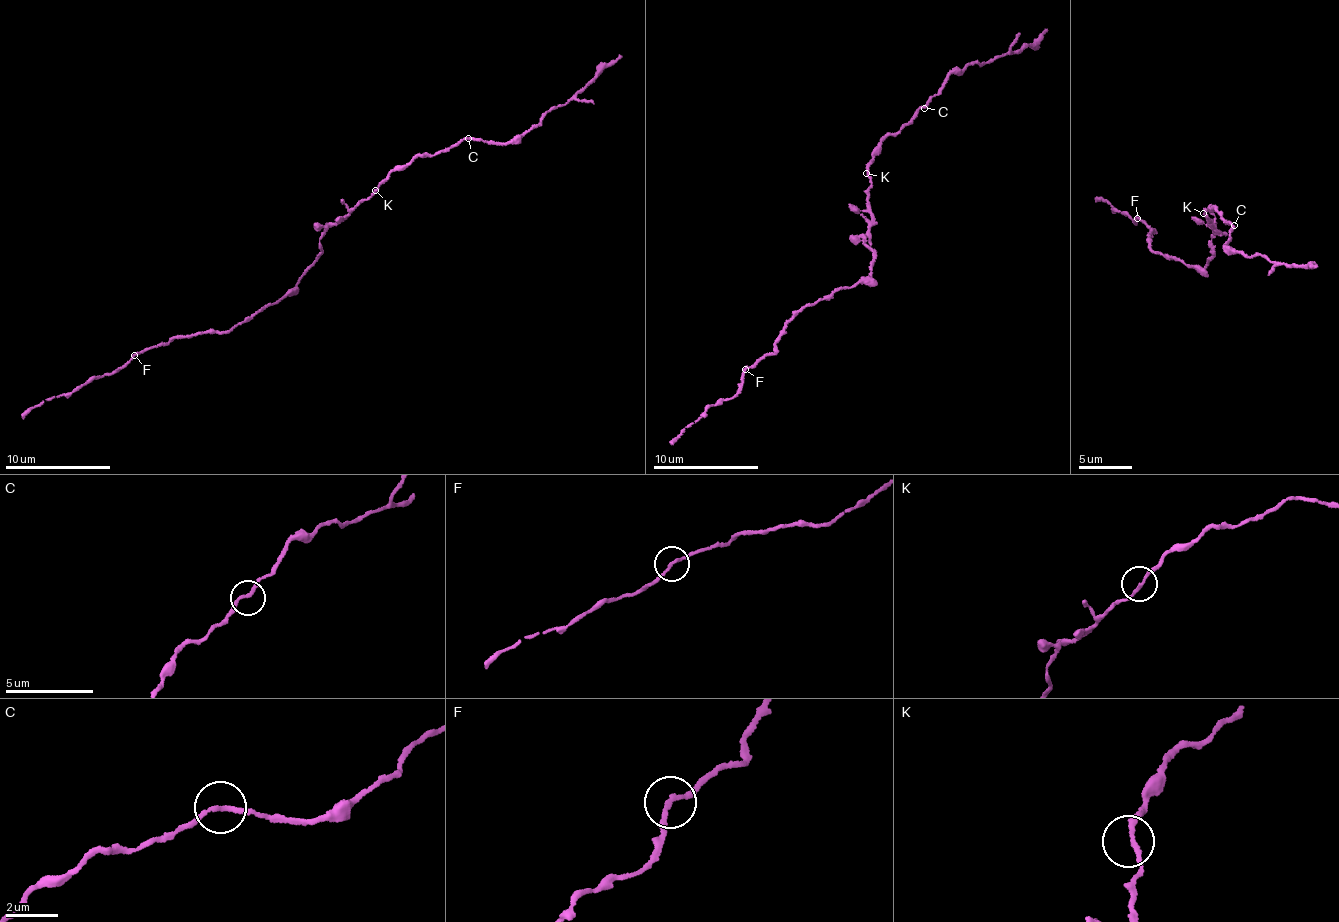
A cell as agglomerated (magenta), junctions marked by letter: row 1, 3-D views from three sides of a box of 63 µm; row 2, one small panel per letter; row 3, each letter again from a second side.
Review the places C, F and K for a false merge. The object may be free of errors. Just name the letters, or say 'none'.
none

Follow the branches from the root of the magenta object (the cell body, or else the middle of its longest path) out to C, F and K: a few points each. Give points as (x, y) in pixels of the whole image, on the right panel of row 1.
C: (1213, 235), (1217, 229), (1205, 212), (1210, 208), (1221, 214), (1221, 218), (1228, 225), (1234, 225)
F: (1213, 235), (1213, 256), (1203, 267), (1192, 266), (1147, 247), (1146, 236), (1153, 230), (1136, 217)
K: (1213, 235), (1218, 231), (1215, 224), (1203, 213)

